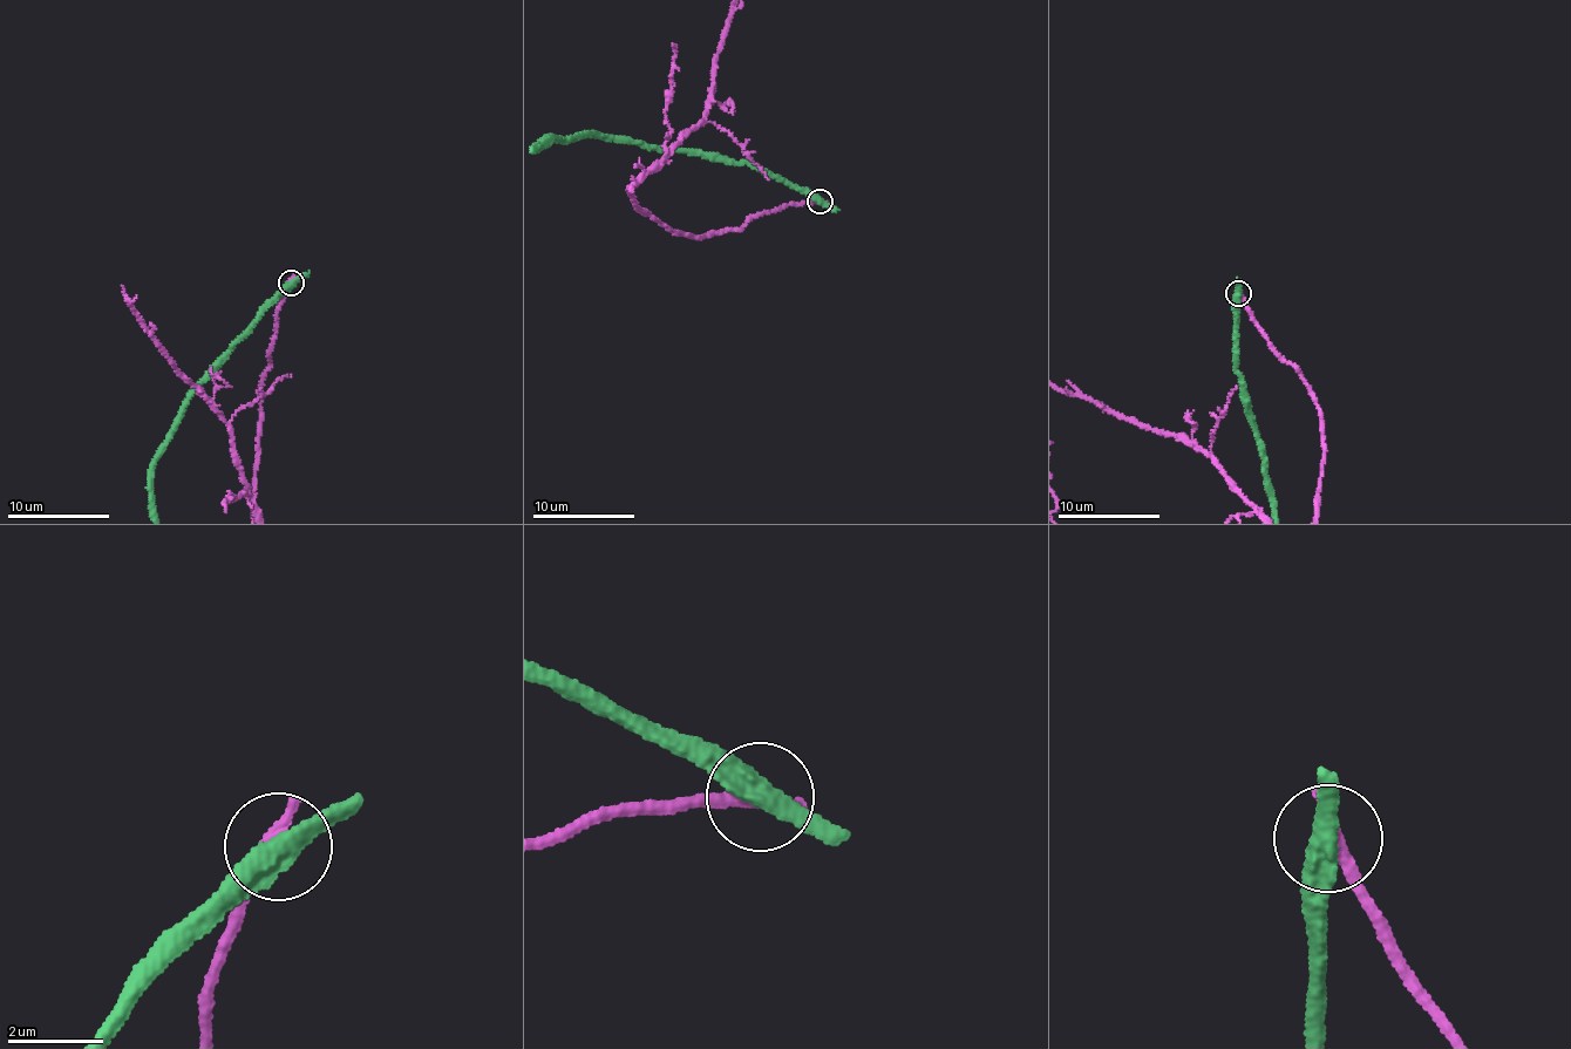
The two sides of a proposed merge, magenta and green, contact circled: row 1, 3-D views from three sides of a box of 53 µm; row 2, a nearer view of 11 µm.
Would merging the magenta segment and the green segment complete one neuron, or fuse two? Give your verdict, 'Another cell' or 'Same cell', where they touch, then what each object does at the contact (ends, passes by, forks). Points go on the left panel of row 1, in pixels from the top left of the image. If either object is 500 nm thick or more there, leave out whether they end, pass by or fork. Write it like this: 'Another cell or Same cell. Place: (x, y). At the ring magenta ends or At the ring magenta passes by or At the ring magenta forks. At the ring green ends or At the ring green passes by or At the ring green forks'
Another cell. Place: (291, 283). At the ring magenta ends. At the ring green passes by

